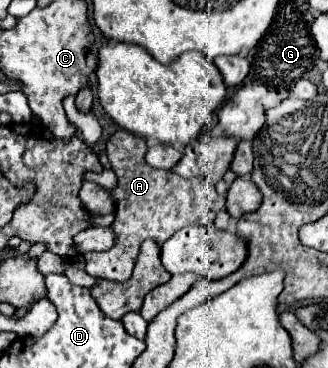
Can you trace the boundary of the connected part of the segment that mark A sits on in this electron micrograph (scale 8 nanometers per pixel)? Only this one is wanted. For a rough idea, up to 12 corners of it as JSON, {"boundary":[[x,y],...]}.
{"boundary":[[118,130],[116,246],[84,254],[92,278],[126,282],[146,238],[210,224],[224,202],[206,178],[144,160],[144,138]]}

